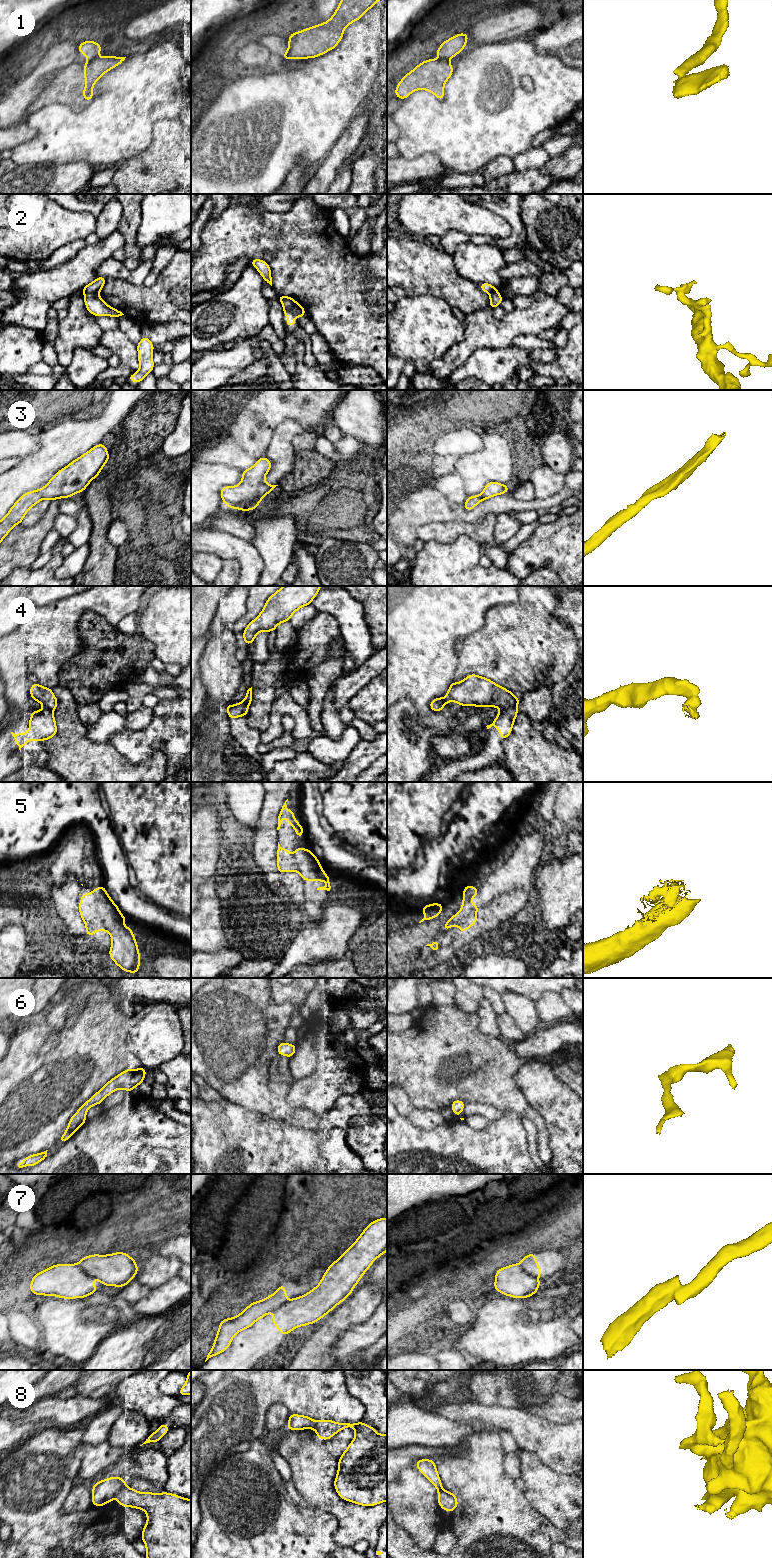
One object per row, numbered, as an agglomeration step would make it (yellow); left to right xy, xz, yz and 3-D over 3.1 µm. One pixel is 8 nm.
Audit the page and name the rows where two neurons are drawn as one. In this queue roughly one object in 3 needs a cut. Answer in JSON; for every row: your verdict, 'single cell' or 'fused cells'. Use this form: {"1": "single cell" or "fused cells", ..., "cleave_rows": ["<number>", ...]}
{"1": "fused cells", "2": "fused cells", "3": "single cell", "4": "fused cells", "5": "fused cells", "6": "single cell", "7": "fused cells", "8": "fused cells", "cleave_rows": ["1", "2", "4", "5", "7", "8"]}

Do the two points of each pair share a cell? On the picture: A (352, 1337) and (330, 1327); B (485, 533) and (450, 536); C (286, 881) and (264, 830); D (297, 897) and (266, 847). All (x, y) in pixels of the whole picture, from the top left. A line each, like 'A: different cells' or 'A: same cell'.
A: different cells
B: same cell
C: different cells
D: different cells

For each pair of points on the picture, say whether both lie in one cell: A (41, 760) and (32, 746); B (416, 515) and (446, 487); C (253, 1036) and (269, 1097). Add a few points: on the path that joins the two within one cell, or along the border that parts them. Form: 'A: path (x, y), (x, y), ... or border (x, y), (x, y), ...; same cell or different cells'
A: path (39, 757), (39, 753), (35, 749); same cell
B: border (437, 488), (450, 501), (461, 505); different cells
C: path (253, 1051), (254, 1082); same cell

